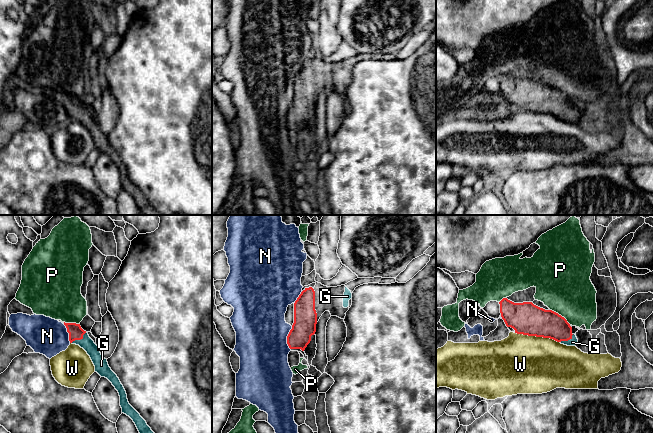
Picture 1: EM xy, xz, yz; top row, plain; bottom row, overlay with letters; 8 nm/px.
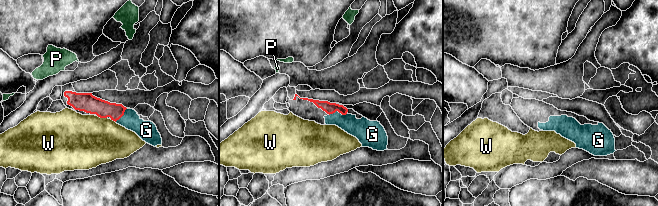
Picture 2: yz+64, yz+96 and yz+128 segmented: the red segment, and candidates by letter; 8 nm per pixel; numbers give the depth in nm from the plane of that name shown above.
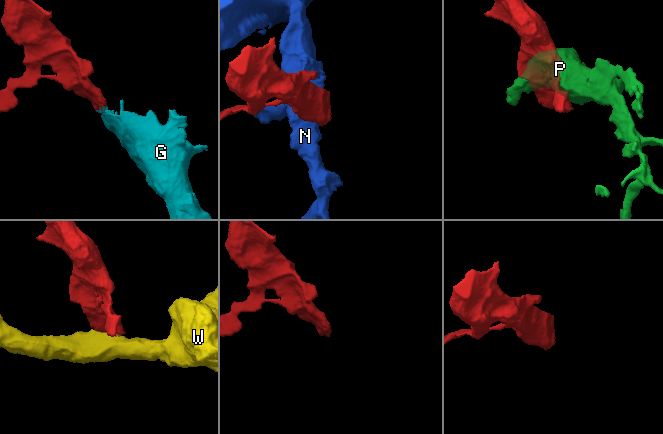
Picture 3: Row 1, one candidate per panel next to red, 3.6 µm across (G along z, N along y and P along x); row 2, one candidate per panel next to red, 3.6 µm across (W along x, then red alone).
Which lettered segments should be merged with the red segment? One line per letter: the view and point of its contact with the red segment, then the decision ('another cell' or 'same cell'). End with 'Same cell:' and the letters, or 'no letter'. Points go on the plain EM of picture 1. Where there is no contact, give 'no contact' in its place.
G: meets red in xy at (79, 115); same cell
N: meets red in xz at (287, 114); another cell
P: meets red in yz at (560, 91); another cell
W: meets red in yz at (537, 112); another cell
Same cell: G

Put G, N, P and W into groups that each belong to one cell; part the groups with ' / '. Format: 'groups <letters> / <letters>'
groups G / N / P / W

